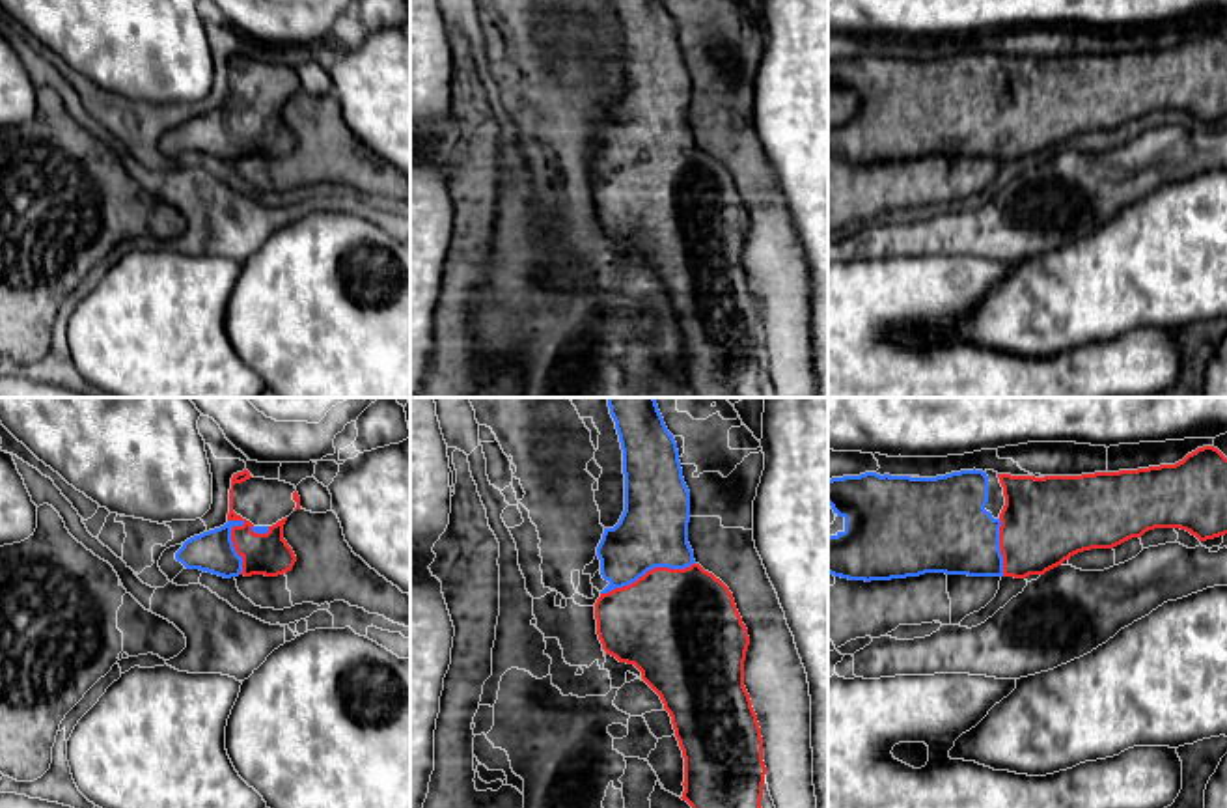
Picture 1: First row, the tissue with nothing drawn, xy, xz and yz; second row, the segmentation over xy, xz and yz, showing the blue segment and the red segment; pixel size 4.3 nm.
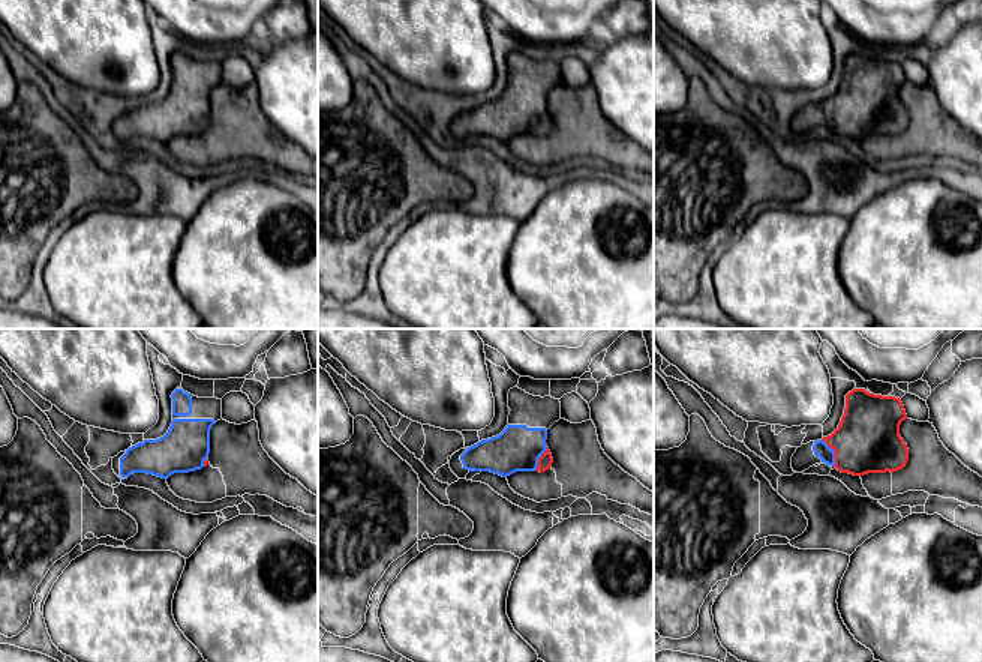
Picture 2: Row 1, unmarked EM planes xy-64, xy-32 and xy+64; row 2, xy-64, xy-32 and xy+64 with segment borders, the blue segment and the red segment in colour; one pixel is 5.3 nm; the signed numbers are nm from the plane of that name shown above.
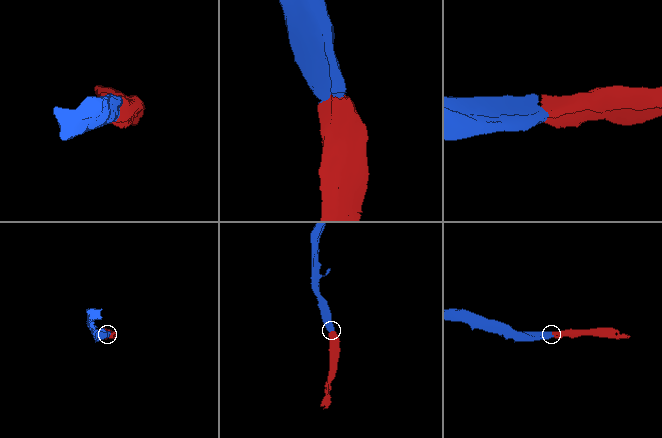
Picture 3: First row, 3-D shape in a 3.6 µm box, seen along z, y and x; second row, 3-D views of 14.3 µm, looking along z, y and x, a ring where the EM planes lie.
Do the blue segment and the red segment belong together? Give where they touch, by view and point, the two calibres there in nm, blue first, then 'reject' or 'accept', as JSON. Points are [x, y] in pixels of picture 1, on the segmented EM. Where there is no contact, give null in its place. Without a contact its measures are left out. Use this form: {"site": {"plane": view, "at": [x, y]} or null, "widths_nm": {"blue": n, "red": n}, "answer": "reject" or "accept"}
{"site": {"plane": "xz", "at": [647, 570]}, "widths_nm": {"blue": 300, "red": 460}, "answer": "accept"}

